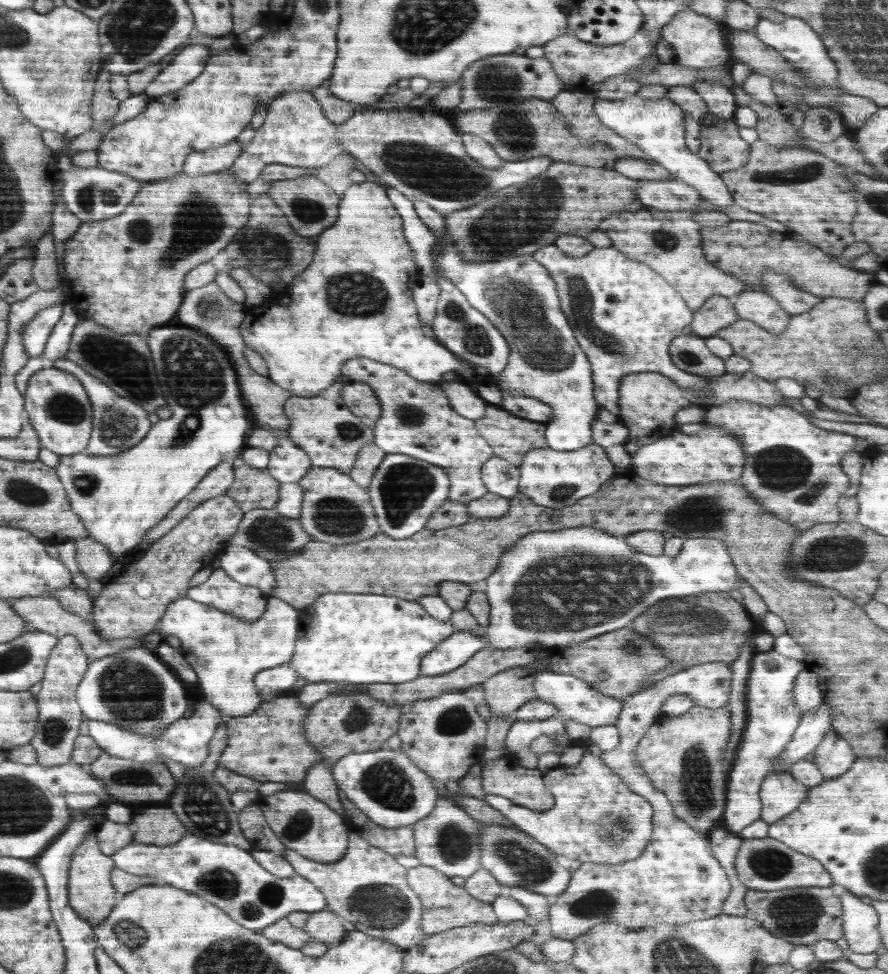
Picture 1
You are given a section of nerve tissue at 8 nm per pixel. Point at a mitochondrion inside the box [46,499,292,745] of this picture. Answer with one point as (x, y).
(133, 693)

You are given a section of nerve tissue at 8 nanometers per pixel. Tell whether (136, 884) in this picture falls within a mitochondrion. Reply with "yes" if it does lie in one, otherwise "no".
no

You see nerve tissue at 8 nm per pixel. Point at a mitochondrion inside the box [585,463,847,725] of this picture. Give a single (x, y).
(692, 619)

